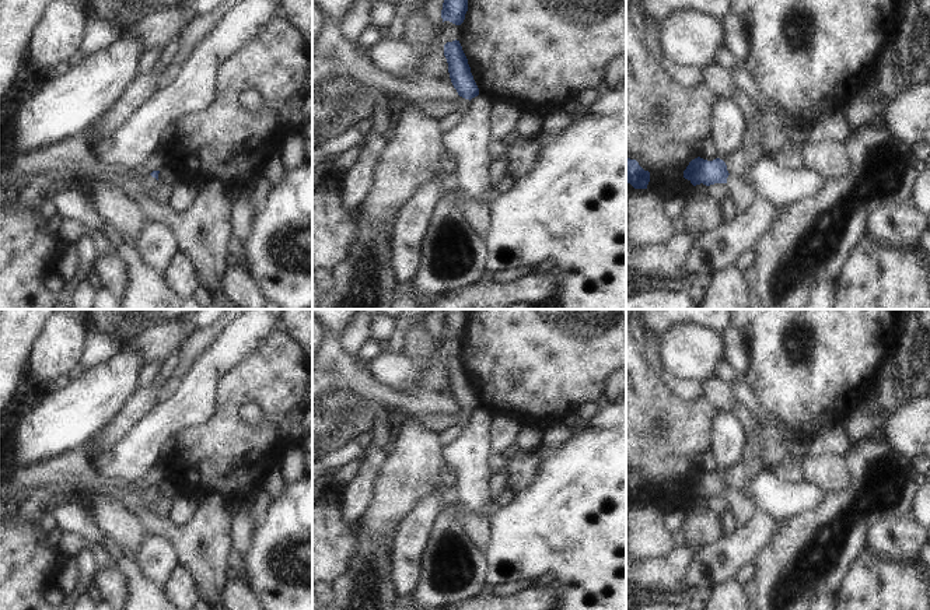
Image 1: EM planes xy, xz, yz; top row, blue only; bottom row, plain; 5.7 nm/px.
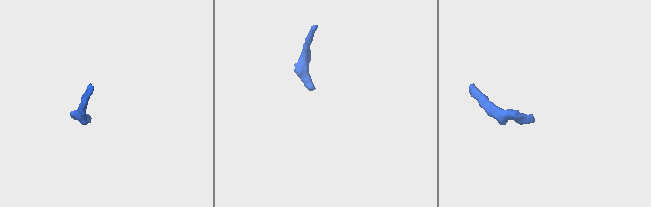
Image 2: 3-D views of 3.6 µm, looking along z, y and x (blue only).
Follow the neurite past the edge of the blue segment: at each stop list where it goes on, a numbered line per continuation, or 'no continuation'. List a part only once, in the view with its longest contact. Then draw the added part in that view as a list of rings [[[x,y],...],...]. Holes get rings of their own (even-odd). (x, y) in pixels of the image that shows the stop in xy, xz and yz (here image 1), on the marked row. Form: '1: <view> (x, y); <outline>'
1: yz (743, 195); [[[728,175],[727,186],[733,193],[731,199],[735,201],[738,214],[747,213],[756,199],[754,190],[747,185],[742,178],[737,178],[734,175]]]

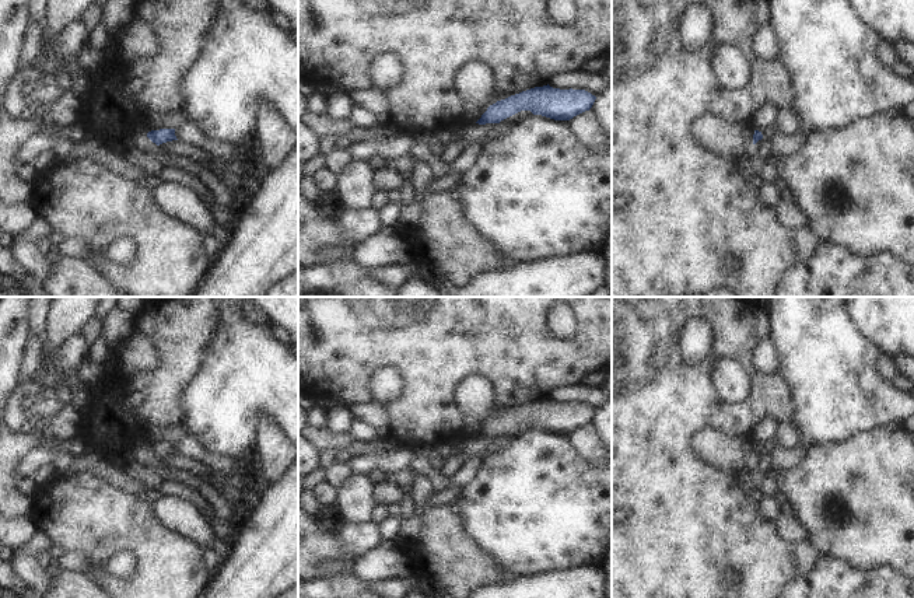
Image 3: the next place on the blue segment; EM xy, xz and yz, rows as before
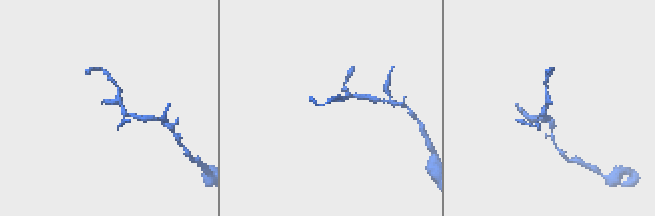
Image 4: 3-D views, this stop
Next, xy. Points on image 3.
1: xy (221, 193); [[[147,136],[143,137],[141,146],[147,153],[155,155],[158,167],[174,167],[183,169],[195,175],[210,190],[216,203],[225,209],[230,209],[234,204],[232,192],[221,182],[220,178],[213,175],[207,167],[202,165],[193,155],[157,154],[155,151],[158,146],[153,143]]]

